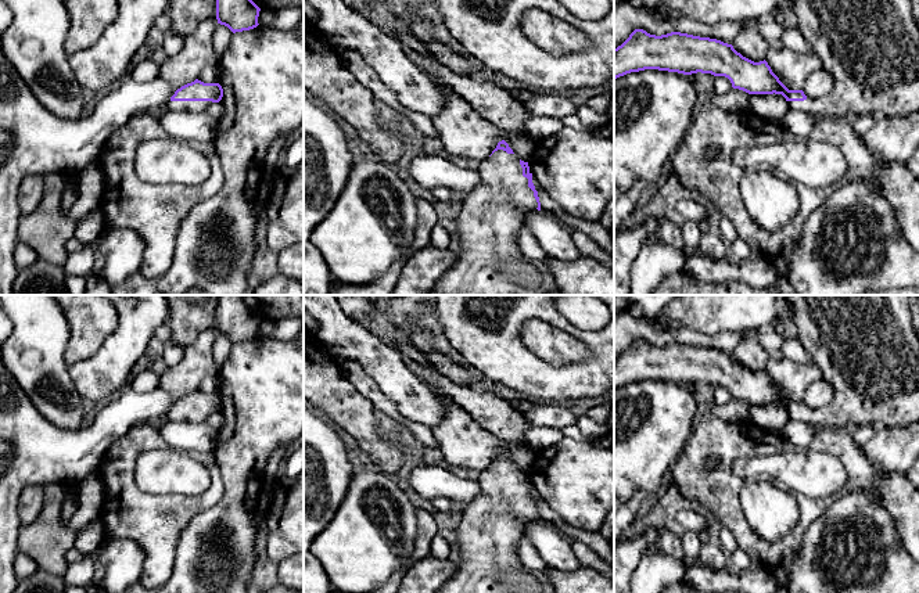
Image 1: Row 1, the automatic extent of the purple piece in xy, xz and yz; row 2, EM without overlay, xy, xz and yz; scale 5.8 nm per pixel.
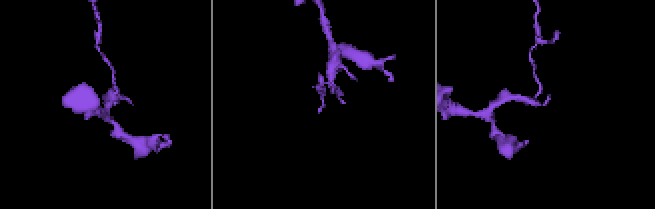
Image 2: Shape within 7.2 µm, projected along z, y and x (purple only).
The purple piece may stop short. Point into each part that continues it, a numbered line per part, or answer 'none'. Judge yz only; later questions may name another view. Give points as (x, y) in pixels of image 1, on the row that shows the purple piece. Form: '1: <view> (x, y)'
1: yz (871, 47)

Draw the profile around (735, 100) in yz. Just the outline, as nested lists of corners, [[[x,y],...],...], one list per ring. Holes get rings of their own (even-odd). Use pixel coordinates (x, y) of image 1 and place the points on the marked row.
[[[732,89],[725,94],[714,93],[711,103],[724,111],[743,112],[750,109],[750,96],[743,90]]]

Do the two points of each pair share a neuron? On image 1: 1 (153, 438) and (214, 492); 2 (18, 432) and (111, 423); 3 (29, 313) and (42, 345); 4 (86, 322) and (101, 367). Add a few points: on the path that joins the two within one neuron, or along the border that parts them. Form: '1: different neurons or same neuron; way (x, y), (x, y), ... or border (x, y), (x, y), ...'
1: same neuron; way (128, 466), (128, 485), (149, 506), (179, 506)
2: same neuron; way (42, 441), (88, 441)
3: same neuron; way (38, 322), (39, 337)
4: different neurons; border (117, 326), (90, 356), (68, 366)

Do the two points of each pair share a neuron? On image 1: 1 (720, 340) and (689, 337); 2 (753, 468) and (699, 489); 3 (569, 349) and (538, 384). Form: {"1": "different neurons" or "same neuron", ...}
{"1": "same neuron", "2": "different neurons", "3": "different neurons"}

